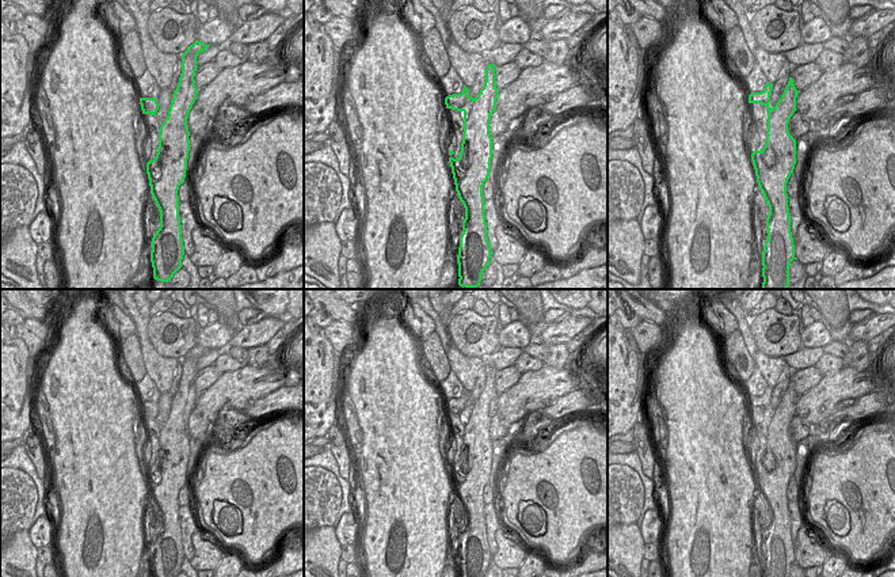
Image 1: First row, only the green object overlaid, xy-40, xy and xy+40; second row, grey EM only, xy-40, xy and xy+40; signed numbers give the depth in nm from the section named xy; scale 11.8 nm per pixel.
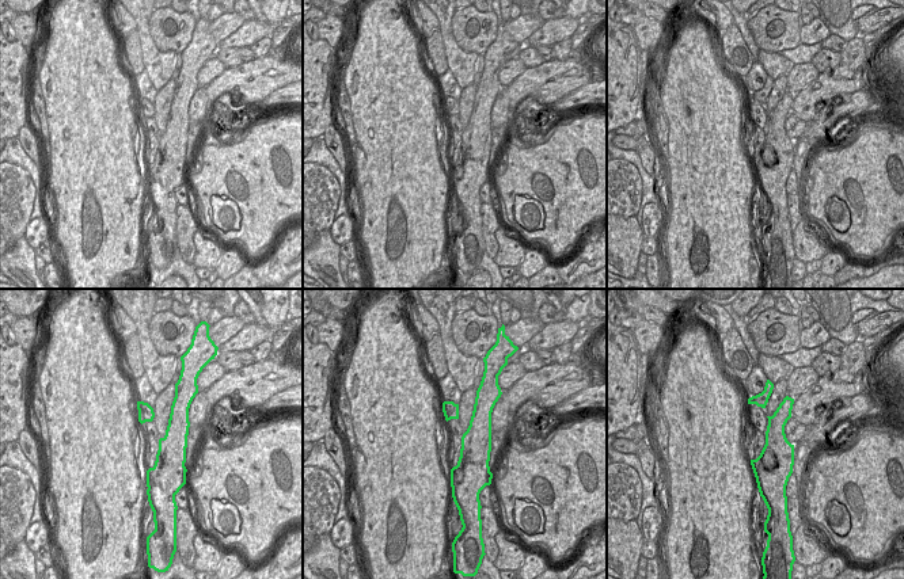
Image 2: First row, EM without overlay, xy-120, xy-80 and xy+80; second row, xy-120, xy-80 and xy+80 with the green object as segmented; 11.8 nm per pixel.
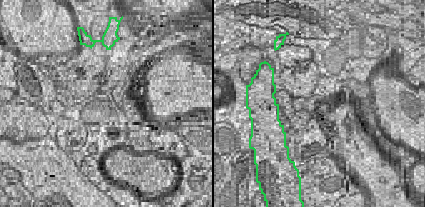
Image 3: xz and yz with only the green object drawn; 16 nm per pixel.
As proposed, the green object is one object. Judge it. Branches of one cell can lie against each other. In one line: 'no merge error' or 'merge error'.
merge error

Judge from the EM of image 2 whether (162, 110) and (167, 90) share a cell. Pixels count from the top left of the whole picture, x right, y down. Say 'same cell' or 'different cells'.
same cell

